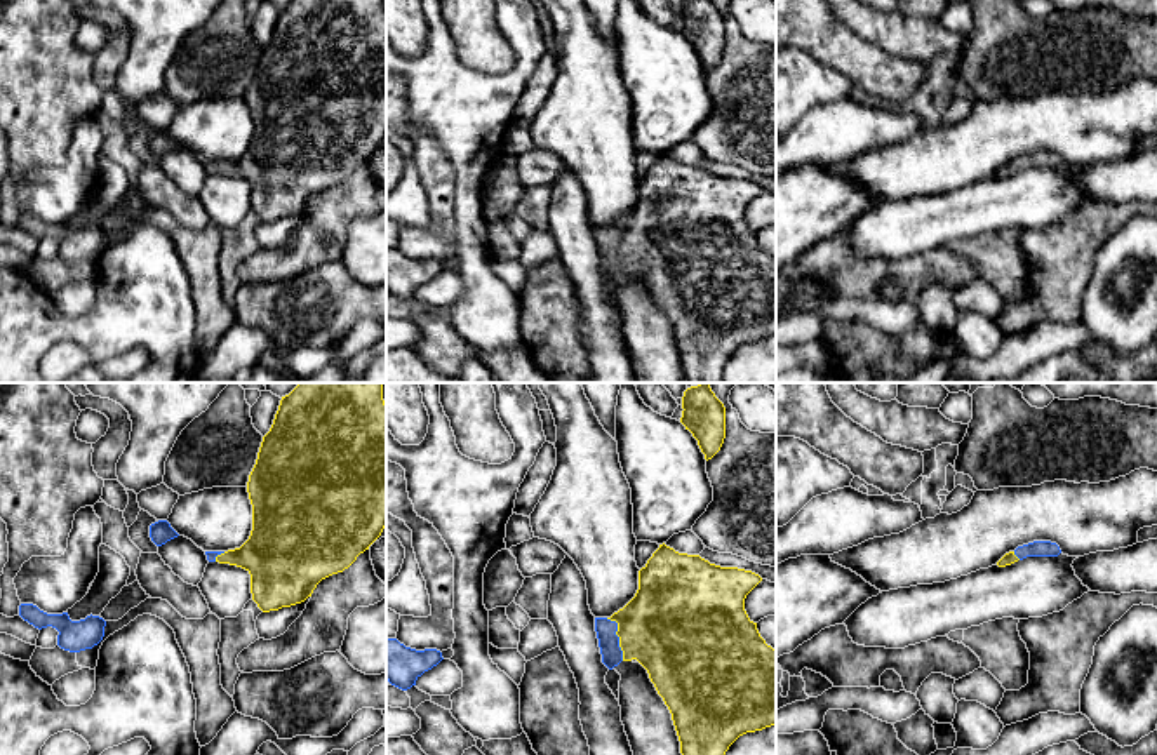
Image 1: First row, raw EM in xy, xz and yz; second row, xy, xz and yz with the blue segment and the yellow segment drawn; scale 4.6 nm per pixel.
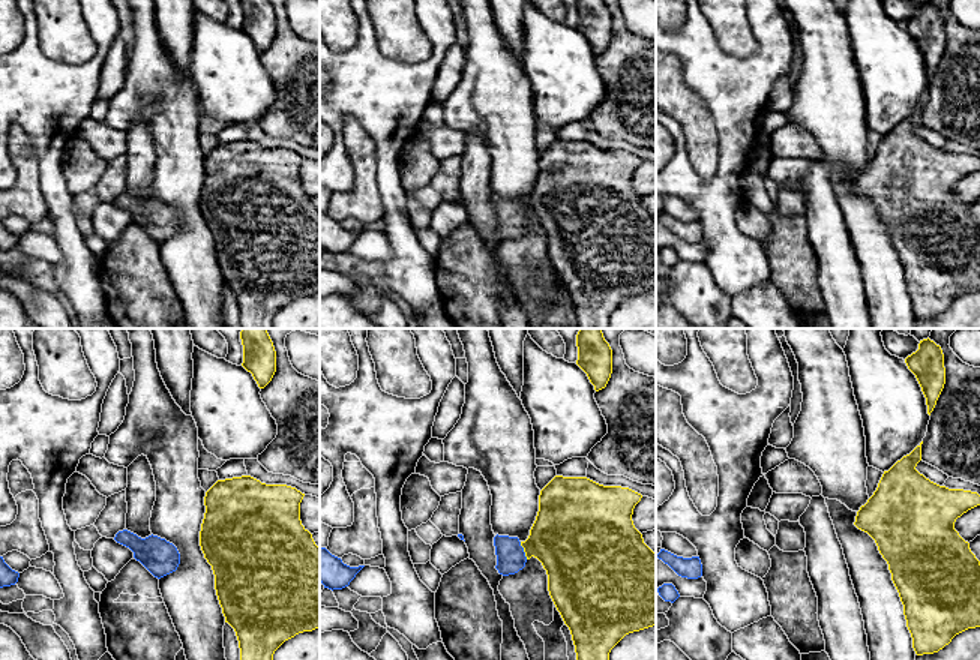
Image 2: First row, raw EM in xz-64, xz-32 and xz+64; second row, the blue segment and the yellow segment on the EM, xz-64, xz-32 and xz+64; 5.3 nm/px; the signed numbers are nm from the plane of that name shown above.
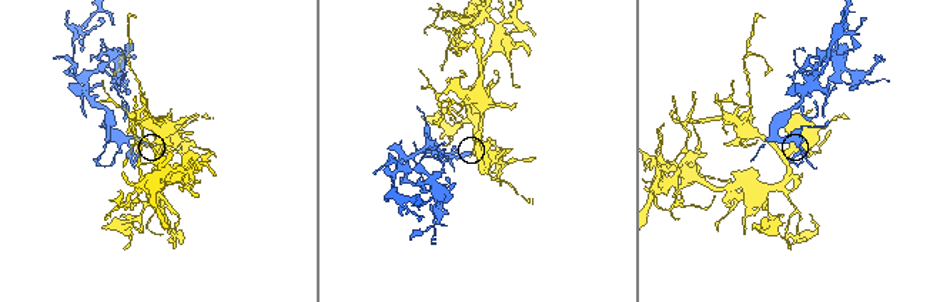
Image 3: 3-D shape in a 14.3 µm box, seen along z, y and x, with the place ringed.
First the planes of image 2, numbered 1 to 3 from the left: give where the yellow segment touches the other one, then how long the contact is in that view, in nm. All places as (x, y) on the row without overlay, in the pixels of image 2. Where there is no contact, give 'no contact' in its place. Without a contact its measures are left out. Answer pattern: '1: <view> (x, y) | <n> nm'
1: no contact
2: xz-32 (523, 215) | 100 nm
3: no contact

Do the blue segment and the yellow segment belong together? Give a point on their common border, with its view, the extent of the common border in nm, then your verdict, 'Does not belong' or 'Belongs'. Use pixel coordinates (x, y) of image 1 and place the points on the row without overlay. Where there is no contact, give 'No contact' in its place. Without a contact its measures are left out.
Touches blue at xz (618, 247). Shared border 220 nm. Belongs

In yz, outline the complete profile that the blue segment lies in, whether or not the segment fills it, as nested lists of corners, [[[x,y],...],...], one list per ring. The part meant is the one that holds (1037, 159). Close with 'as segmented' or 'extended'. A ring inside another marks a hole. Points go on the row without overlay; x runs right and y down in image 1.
[[[1033,151],[1018,157],[1014,162],[1006,164],[997,176],[1006,177],[1027,167],[1058,167],[1061,164],[1060,157],[1051,151]]] | extended

